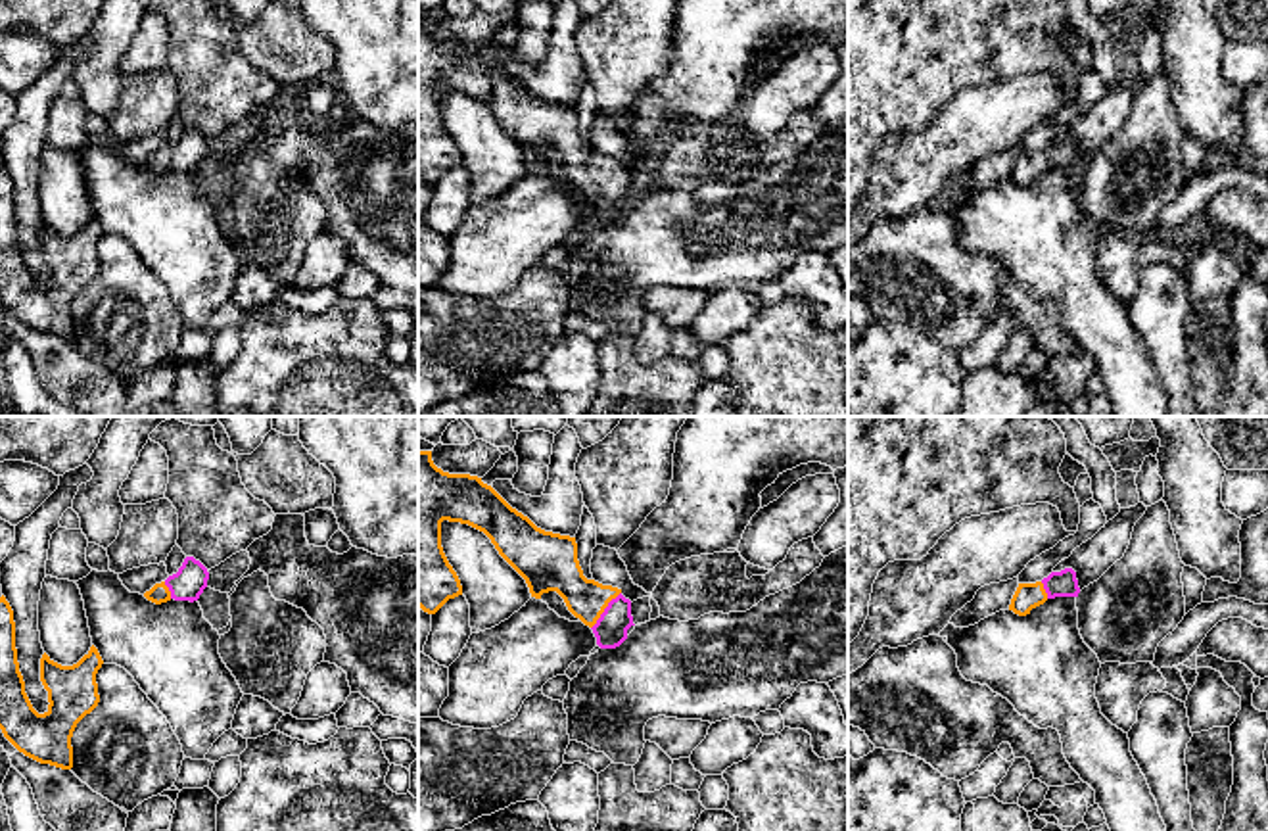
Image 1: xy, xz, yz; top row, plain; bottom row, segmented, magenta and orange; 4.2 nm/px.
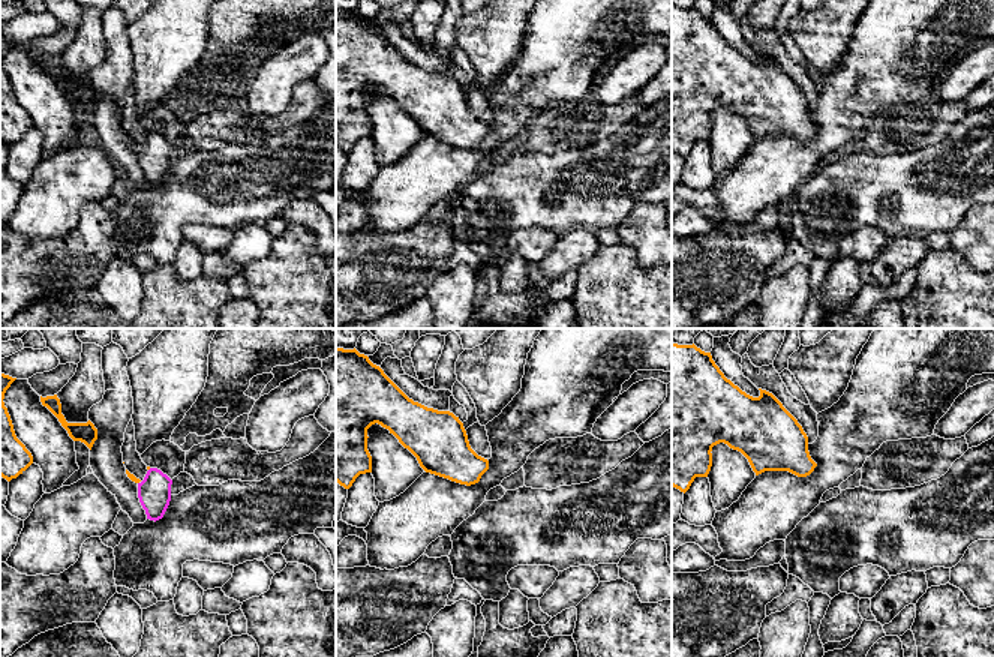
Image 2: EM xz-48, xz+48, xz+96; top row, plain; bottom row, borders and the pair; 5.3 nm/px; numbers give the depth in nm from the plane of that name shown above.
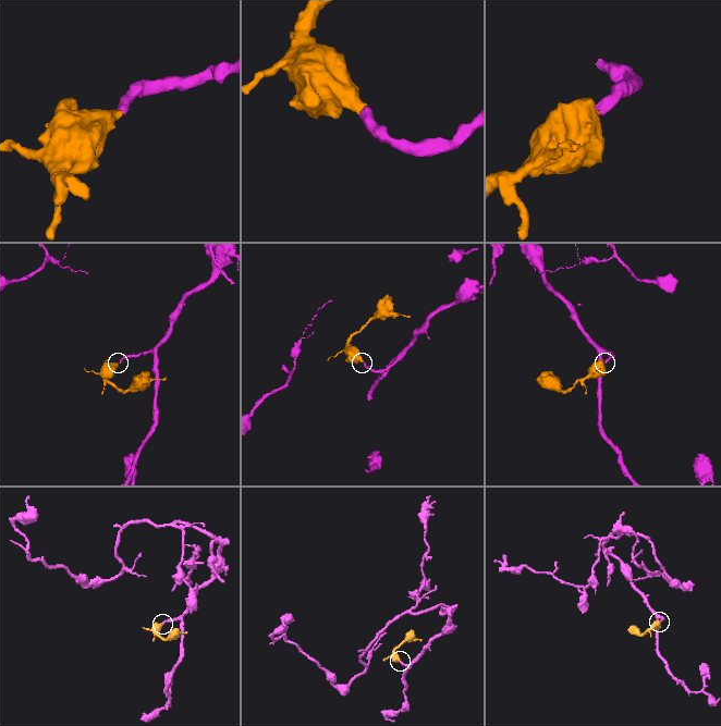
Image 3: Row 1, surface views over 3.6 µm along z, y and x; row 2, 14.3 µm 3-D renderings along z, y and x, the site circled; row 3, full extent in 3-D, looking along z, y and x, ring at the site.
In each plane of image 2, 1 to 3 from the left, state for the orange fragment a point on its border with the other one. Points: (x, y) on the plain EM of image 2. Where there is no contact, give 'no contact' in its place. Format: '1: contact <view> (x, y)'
1: no contact
2: no contact
3: no contact

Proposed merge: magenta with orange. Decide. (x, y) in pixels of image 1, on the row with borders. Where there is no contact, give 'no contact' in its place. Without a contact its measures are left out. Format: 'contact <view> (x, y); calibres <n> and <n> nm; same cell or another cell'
contact xz (605, 611); calibres 140 and 170 nm; same cell

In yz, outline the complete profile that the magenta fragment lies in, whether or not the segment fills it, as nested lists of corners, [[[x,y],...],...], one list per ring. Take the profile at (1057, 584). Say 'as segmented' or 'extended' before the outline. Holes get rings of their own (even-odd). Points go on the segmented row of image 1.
extended; [[[1065,568],[1061,572],[1051,572],[1047,578],[1036,583],[1019,583],[1009,610],[1019,616],[1030,614],[1032,608],[1044,605],[1047,599],[1055,597],[1078,597],[1080,587],[1076,580],[1076,572],[1072,568]]]

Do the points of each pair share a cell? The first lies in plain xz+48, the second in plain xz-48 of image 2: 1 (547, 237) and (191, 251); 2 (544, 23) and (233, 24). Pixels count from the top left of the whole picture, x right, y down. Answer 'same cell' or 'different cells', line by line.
1: different cells
2: same cell

